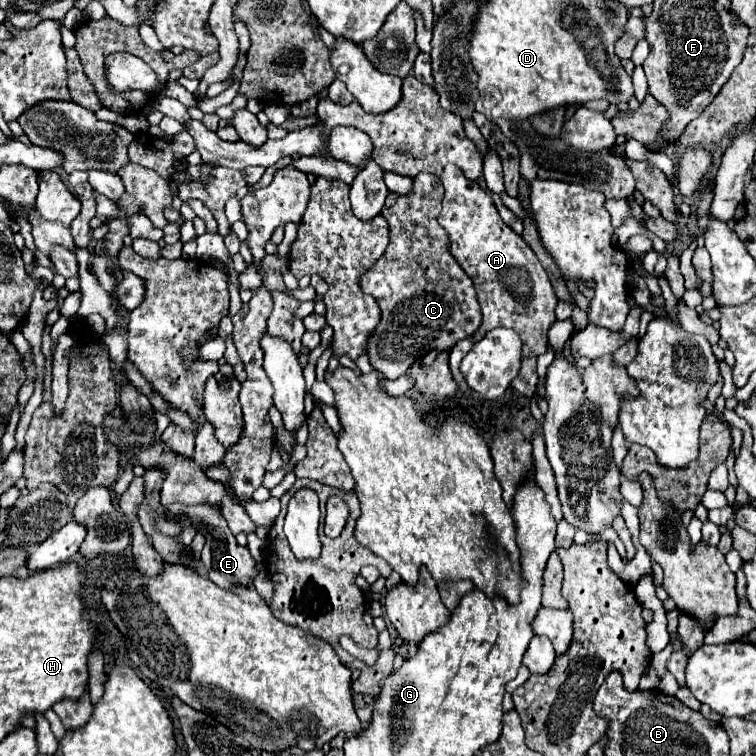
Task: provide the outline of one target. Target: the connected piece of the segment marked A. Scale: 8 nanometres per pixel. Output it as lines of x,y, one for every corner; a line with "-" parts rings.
445,165
441,183
445,187
445,197
439,223
449,233
449,249
453,257
477,289
483,313
481,327
475,335
481,339
489,329
515,329
523,341
523,355
539,357
547,351
547,331
557,321
557,297
545,269
531,247
525,245
523,237
503,223
491,195
487,195
475,181
469,181
457,165

